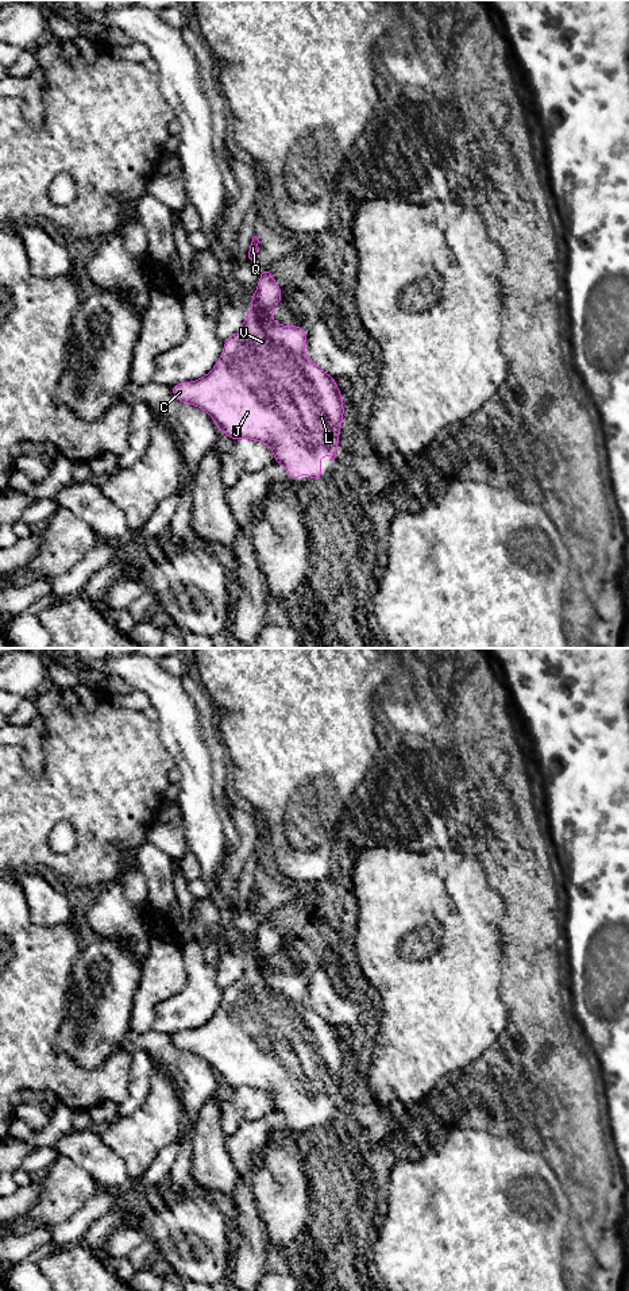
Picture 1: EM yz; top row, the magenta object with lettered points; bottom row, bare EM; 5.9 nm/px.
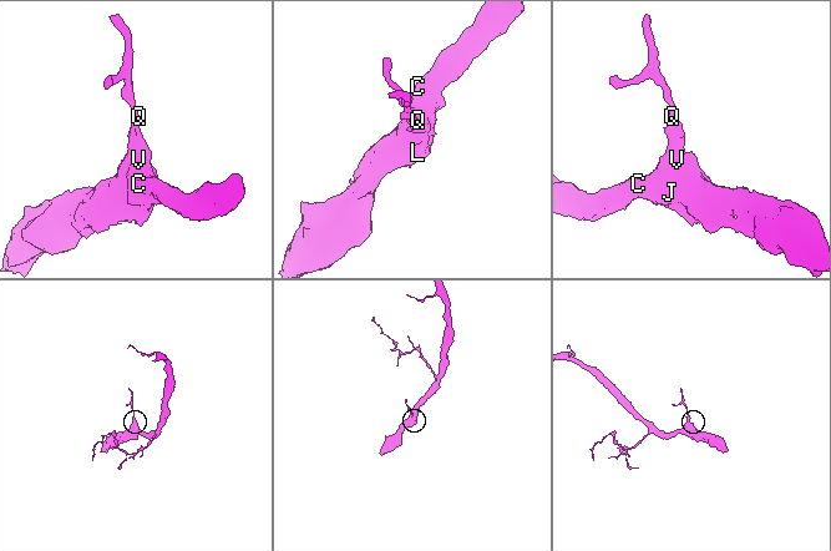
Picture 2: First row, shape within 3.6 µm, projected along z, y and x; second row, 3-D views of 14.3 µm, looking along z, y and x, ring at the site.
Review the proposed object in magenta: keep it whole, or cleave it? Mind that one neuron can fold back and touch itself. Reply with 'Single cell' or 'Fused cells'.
Fused cells

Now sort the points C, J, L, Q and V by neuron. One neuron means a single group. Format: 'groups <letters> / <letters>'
groups C J L V / Q

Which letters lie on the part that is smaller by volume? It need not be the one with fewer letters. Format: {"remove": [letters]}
{"remove": ["Q"]}

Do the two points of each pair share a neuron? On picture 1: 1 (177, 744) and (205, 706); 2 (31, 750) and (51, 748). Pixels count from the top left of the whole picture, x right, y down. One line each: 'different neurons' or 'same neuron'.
1: different neurons
2: different neurons

